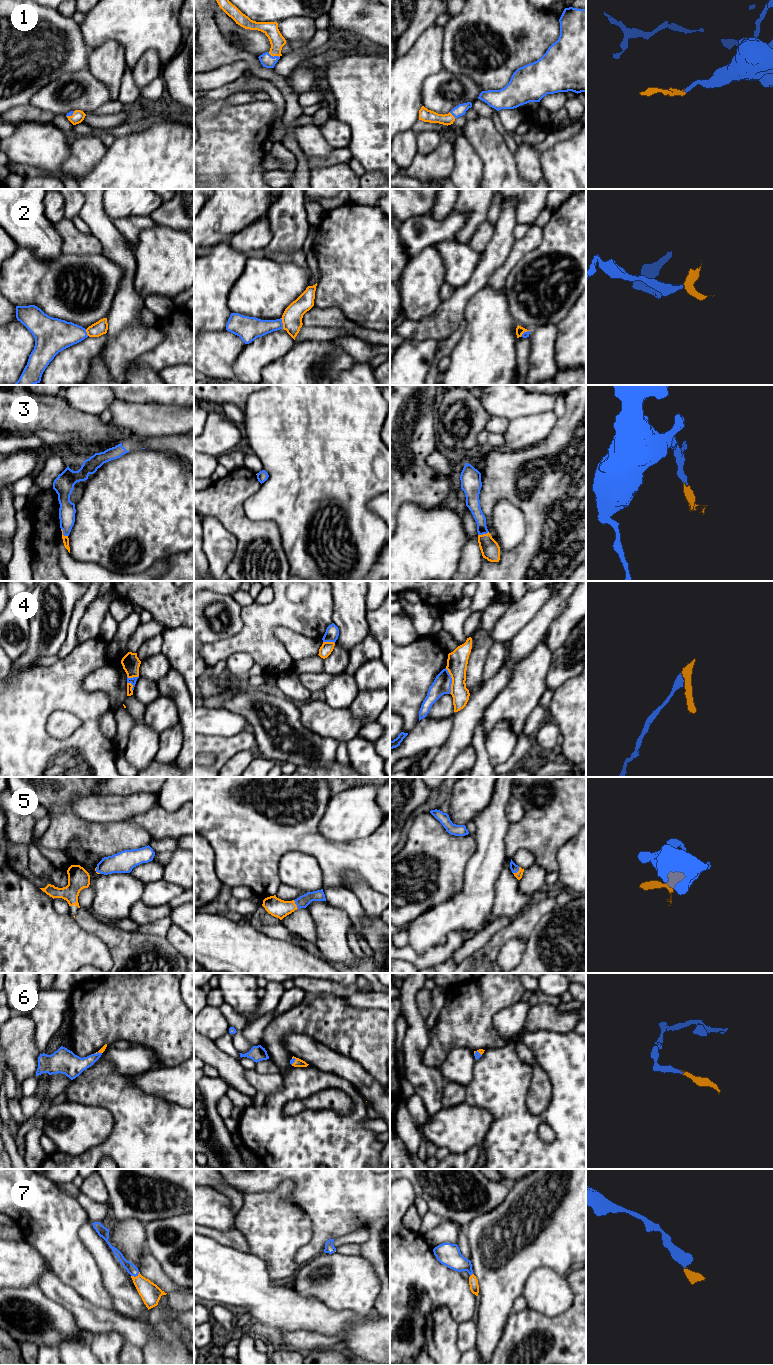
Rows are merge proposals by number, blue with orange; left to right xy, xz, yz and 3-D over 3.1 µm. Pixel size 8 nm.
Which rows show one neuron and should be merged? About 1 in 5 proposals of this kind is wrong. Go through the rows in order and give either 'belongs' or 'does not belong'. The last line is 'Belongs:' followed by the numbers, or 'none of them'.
1: belongs
2: does not belong
3: belongs
4: does not belong
5: belongs
6: belongs
7: belongs
Belongs: 1, 3, 5, 6, 7

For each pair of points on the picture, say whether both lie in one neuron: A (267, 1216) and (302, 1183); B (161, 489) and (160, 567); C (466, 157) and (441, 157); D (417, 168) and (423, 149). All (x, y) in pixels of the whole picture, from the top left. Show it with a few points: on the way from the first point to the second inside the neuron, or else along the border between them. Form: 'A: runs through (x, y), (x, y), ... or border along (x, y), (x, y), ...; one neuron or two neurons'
A: border along (268, 1192), (292, 1180), (289, 1199), (305, 1213); two neurons
B: border along (167, 557), (154, 562), (145, 570); two neurons
C: border along (451, 136), (454, 167), (449, 176); two neurons
D: border along (441, 141), (432, 151), (418, 154); two neurons

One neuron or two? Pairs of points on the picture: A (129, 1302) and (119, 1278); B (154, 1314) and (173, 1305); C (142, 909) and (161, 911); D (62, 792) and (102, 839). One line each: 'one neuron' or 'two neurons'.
A: one neuron
B: one neuron
C: one neuron
D: one neuron

